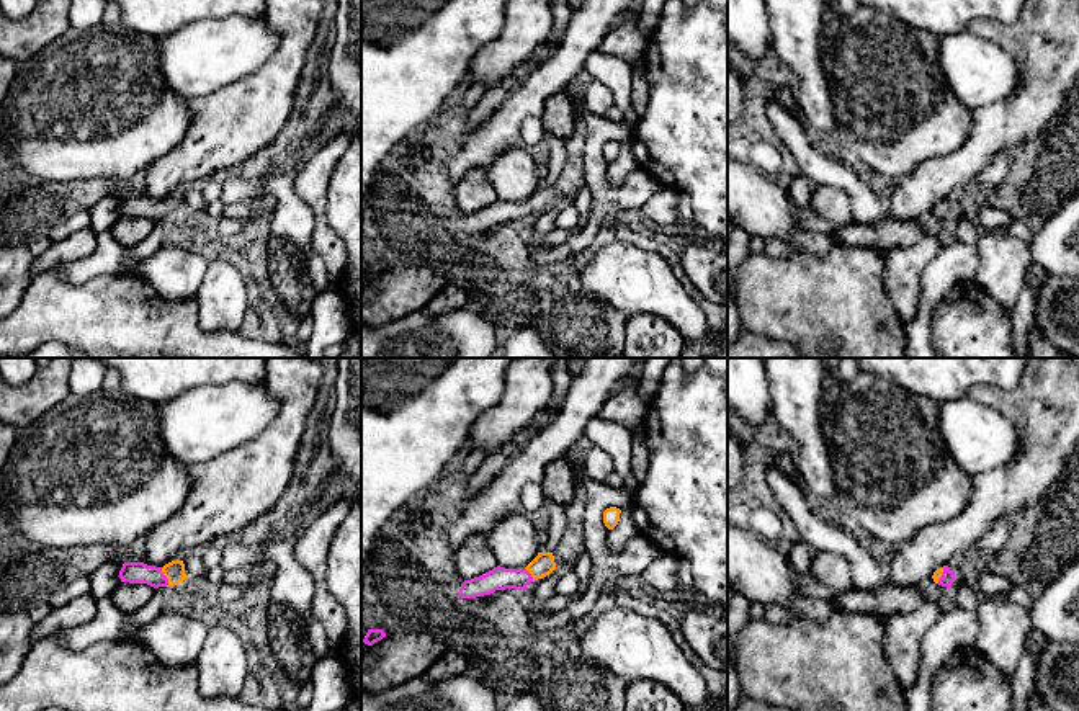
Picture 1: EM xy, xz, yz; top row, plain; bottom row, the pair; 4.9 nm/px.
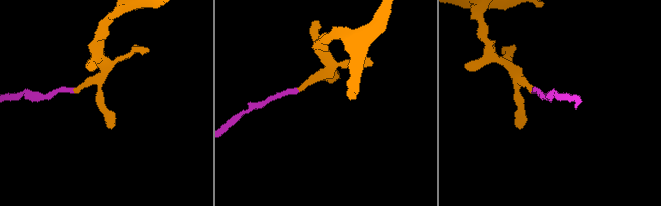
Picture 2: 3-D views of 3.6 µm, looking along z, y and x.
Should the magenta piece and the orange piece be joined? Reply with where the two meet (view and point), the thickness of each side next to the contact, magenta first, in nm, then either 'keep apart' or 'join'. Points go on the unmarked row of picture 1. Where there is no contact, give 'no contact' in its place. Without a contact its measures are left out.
meets magenta in xy at (165, 211); 110 nm thick on the magenta side, 100 nm on the other; join

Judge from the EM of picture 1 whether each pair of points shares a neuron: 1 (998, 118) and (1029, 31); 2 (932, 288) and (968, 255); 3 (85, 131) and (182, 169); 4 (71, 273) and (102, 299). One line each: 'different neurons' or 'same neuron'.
1: same neuron
2: same neuron
3: different neurons
4: different neurons

